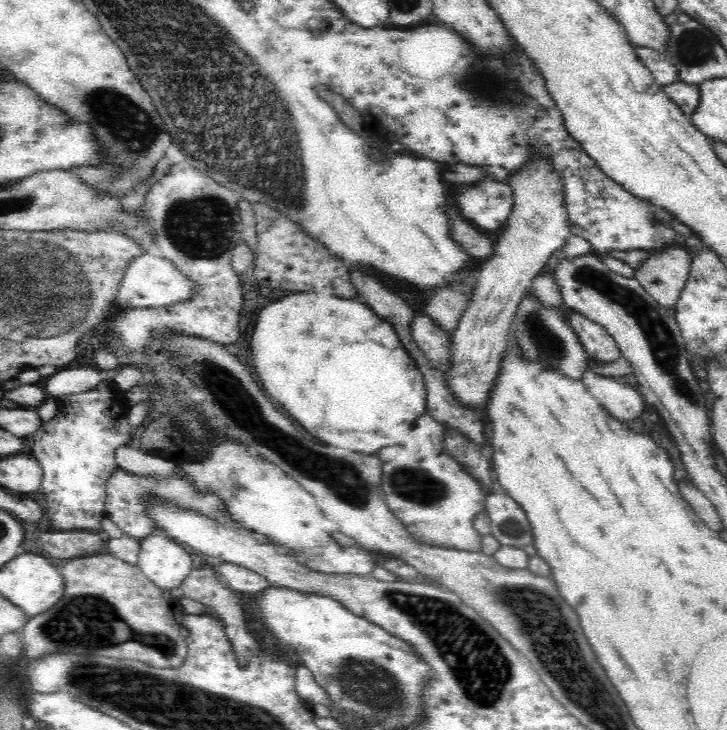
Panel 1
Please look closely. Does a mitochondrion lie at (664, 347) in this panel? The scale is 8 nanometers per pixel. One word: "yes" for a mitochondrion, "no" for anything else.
yes

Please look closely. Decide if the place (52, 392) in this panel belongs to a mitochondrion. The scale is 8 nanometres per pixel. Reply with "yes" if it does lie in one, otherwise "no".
no

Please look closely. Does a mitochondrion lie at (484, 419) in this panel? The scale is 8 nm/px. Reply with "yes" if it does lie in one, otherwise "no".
no

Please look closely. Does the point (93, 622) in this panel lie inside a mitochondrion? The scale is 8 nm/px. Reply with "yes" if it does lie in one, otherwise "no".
yes

